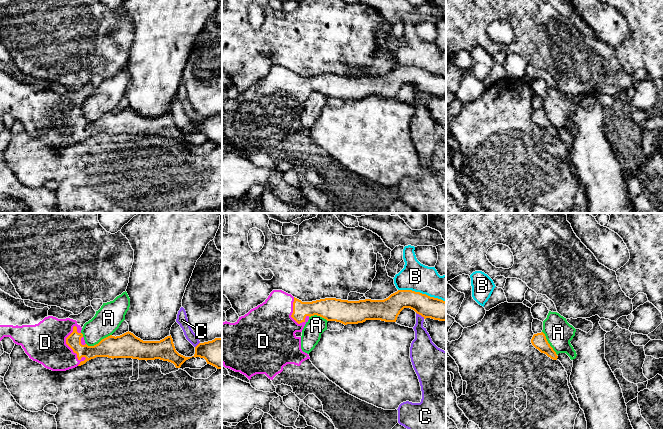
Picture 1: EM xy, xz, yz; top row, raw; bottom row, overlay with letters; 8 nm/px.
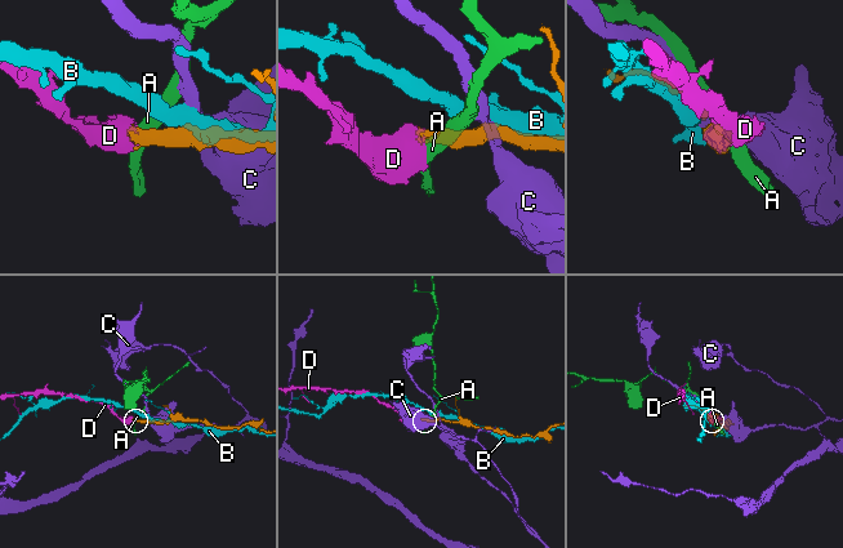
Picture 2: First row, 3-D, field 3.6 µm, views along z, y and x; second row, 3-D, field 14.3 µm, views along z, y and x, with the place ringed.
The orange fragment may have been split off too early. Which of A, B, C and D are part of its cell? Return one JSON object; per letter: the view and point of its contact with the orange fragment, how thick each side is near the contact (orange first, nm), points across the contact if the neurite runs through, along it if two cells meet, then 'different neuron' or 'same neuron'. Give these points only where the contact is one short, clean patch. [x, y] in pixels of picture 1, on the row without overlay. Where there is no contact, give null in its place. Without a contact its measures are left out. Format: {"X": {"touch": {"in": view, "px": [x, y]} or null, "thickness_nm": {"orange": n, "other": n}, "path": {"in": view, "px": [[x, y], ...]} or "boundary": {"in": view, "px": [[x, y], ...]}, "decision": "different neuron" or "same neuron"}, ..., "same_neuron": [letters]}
{"A": {"touch": {"in": "xy", "px": [99, 118]}, "thickness_nm": {"orange": 200, "other": 220}, "boundary": {"in": "xy", "px": [[111, 110], [93, 121], [86, 120]]}, "decision": "different neuron"}, "B": {"touch": {"in": "xz", "px": [421, 69]}, "thickness_nm": {"orange": 180, "other": 220}, "decision": "different neuron"}, "C": {"touch": {"in": "xz", "px": [420, 90]}, "thickness_nm": {"orange": 180, "other": 170}, "boundary": {"in": "xz", "px": [[416, 88], [424, 94]]}, "decision": "different neuron"}, "D": {"touch": {"in": "xy", "px": [67, 120]}, "thickness_nm": {"orange": 110, "other": 320}, "path": {"in": "xy", "px": [[73, 116], [67, 120], [45, 118]]}, "decision": "same neuron"}, "same_neuron": ["D"]}

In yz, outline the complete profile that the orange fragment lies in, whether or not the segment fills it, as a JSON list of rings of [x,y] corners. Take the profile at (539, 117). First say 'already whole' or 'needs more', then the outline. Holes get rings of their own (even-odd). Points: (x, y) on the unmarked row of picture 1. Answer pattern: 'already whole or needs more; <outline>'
already whole; [[[543,108],[534,110],[531,115],[531,119],[541,129],[546,130],[548,133],[550,133],[553,136],[557,136],[558,132],[548,119],[546,112]]]

